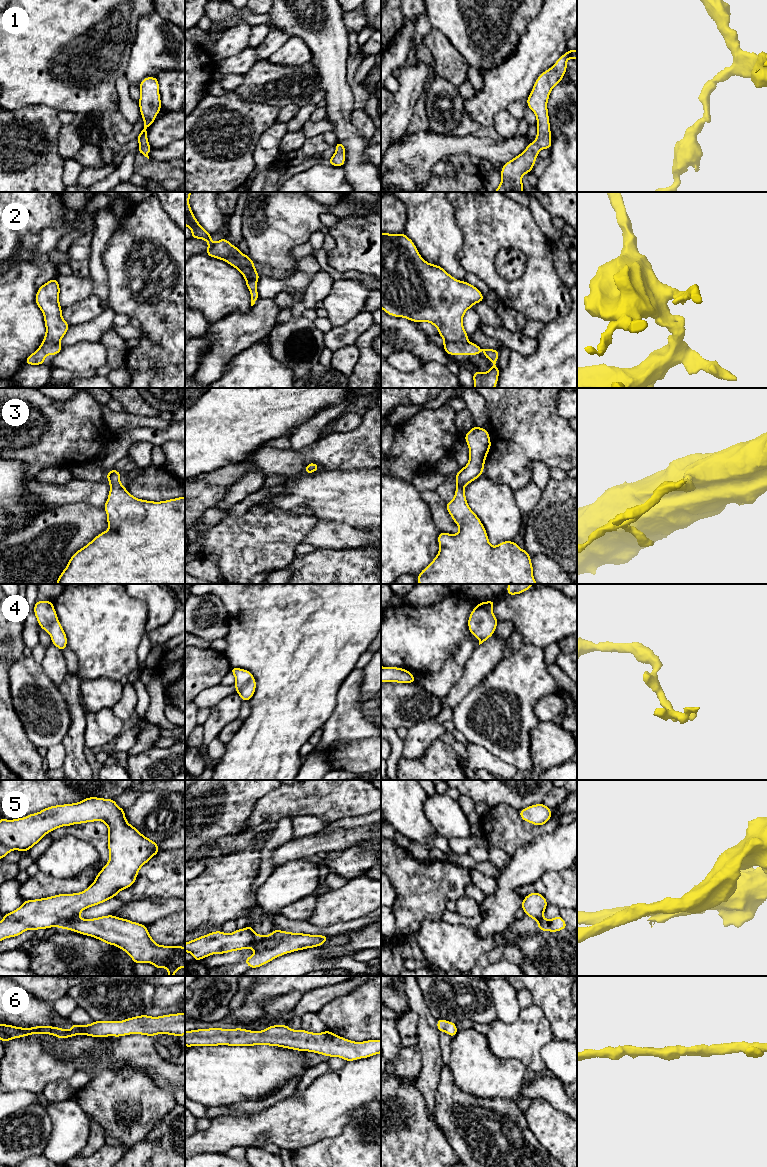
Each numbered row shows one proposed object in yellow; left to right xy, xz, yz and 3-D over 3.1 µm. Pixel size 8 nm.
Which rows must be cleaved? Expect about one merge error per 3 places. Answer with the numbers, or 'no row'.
2, 5

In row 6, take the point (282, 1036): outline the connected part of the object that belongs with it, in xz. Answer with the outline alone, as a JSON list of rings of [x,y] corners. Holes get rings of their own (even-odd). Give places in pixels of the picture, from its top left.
[[[272,1025],[265,1030],[243,1028],[208,1028],[186,1031],[185,1046],[278,1046],[298,1051],[309,1051],[345,1061],[368,1058],[381,1053],[381,1040],[355,1042],[337,1036],[331,1031],[321,1033],[303,1029],[293,1030],[285,1025]]]

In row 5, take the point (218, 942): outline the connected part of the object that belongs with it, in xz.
[[[251,925],[230,934],[215,931],[185,943],[185,952],[191,953],[194,961],[198,961],[212,954],[224,954],[249,948],[258,941],[270,937],[277,930],[275,928],[270,935],[260,935],[253,931]]]

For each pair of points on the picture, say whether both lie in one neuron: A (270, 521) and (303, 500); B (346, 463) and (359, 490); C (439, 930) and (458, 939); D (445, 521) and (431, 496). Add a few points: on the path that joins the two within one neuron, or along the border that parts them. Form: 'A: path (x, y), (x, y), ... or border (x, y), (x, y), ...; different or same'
A: border (264, 505), (268, 509), (310, 514); different
B: border (370, 468), (326, 470); different
C: path (444, 934), (449, 939), (453, 939); same
D: path (440, 515), (435, 502); same

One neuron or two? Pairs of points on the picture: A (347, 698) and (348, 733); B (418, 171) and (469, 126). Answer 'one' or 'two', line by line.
A: one
B: two

